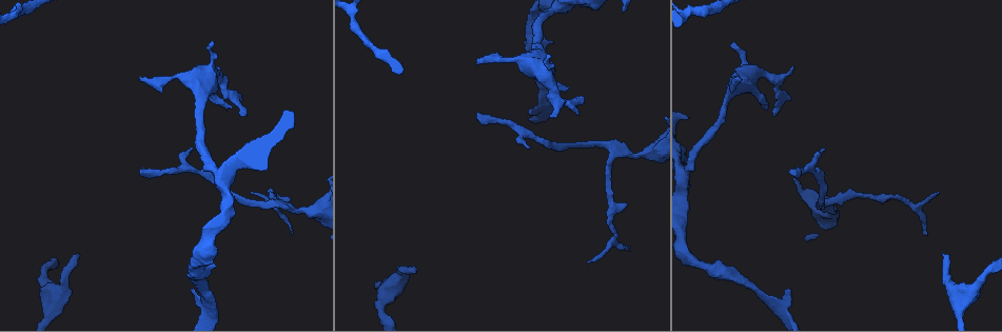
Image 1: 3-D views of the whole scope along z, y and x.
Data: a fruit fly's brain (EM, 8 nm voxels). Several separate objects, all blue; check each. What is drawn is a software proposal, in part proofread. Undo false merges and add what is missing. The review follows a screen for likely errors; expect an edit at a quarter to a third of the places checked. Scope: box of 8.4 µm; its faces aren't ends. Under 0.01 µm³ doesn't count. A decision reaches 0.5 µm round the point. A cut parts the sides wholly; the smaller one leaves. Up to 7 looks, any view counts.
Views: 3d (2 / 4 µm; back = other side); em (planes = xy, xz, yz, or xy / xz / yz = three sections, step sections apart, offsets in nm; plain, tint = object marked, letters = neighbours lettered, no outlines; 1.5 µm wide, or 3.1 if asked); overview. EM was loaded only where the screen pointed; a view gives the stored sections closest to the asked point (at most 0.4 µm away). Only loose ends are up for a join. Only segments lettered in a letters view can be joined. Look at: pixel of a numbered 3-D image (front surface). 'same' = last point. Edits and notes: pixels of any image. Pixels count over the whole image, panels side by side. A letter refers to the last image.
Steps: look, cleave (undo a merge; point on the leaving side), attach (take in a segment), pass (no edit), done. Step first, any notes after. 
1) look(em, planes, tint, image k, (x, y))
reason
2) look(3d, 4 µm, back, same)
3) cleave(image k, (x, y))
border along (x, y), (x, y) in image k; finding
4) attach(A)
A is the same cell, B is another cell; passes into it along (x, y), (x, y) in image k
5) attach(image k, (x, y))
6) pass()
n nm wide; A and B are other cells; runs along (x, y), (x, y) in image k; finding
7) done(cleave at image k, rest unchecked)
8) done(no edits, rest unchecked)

look(3d, 2 µm, image 1, (925, 234))
thin end

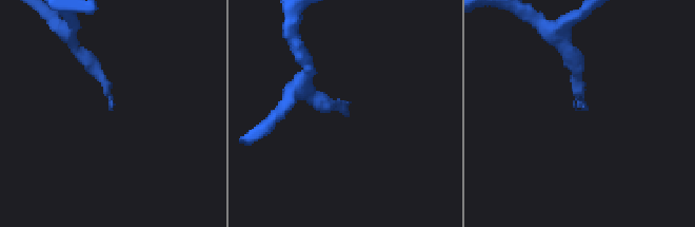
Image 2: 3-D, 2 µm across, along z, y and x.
look(em, xz, step 4, letters, image 2, (575, 110))
shape alone is not enough

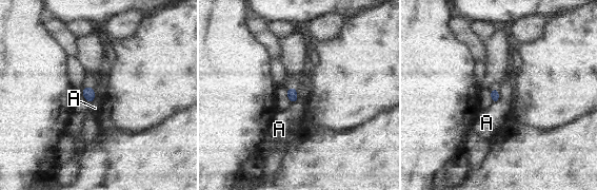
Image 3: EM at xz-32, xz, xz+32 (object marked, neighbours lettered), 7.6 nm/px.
look(em, planes, letters, same)
cut it another way

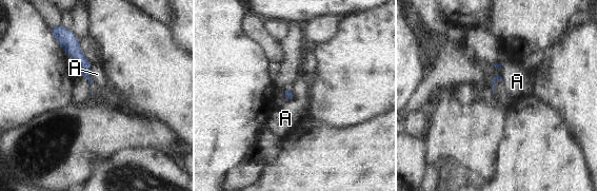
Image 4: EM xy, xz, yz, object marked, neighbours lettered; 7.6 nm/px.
pass()
A is another cell; border along (290, 89), (293, 98), (287, 101) in image 4; none of them fits

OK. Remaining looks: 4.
look(em, planes, tint, image 1, (413, 273))
branch stops here

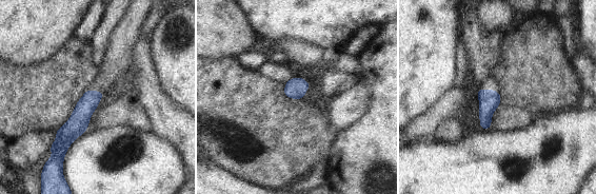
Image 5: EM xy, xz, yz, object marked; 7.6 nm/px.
look(em, planes, letters, same)

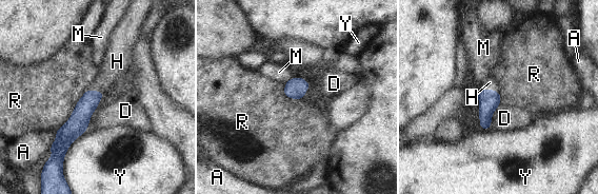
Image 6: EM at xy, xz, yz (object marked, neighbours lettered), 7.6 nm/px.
attach(H)
R touches over 400 nm; H is the same cell, A, D, M, R and Y are other cells; passes into it along (489, 100), (489, 90), (490, 82) in image 6; it goes on there

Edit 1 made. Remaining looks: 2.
done(attach at image 6, rest unchecked)

